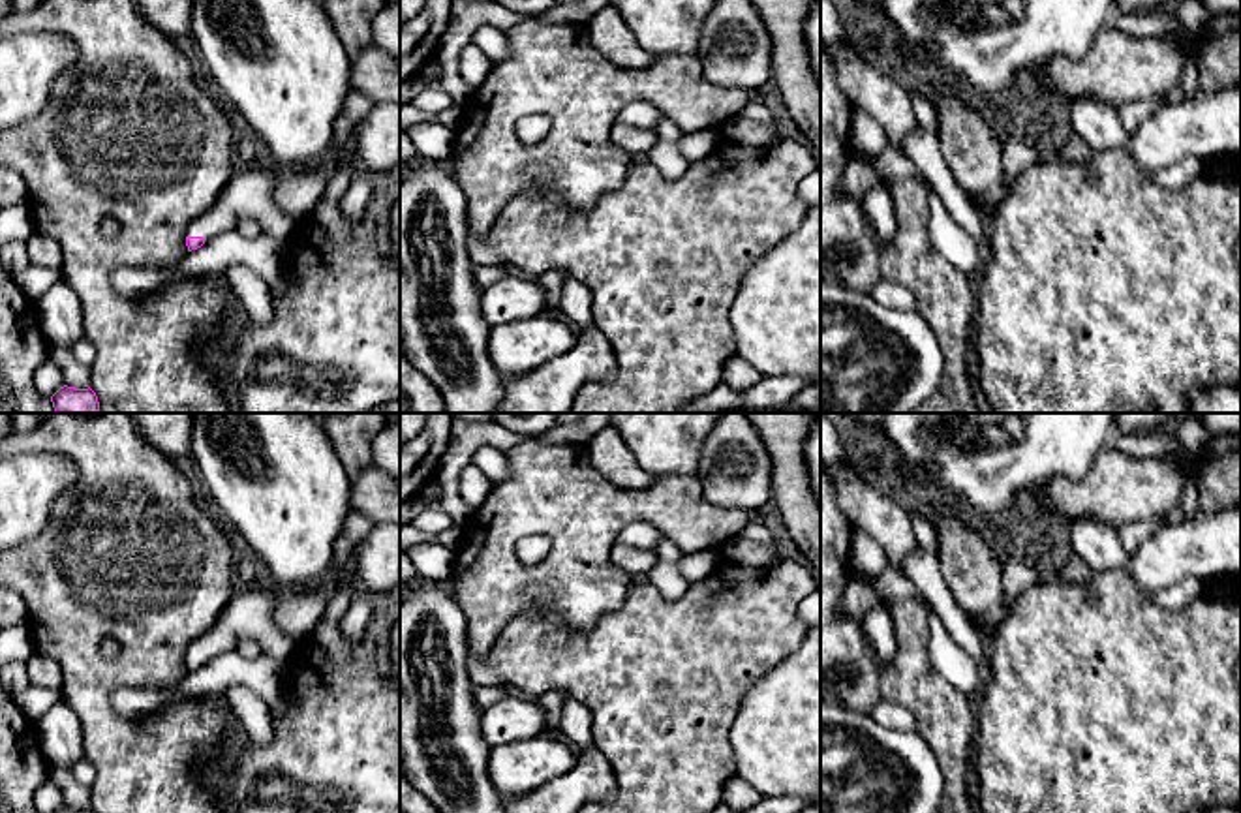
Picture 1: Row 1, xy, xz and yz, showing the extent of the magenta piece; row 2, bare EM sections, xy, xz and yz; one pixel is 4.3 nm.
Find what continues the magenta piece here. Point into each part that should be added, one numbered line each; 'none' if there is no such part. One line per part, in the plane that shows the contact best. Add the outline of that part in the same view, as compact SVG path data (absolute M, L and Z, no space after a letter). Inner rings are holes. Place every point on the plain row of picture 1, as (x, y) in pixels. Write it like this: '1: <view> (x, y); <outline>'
1: xy (248, 613); M257 584L233 591L214 625L190 644L188 655L212 659L235 650L238 638L253 637L261 646L263 655L272 657L287 670L299 644L274 623L272 612L276 597L278 593L261 590Z

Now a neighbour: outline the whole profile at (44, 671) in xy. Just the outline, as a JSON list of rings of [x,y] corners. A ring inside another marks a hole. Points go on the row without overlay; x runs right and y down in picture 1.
[[[36,650],[24,665],[32,685],[62,689],[62,670],[54,659]]]

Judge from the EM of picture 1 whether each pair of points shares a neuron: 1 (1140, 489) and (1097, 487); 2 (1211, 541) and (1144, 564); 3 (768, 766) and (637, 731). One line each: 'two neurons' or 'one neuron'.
1: one neuron
2: one neuron
3: two neurons

